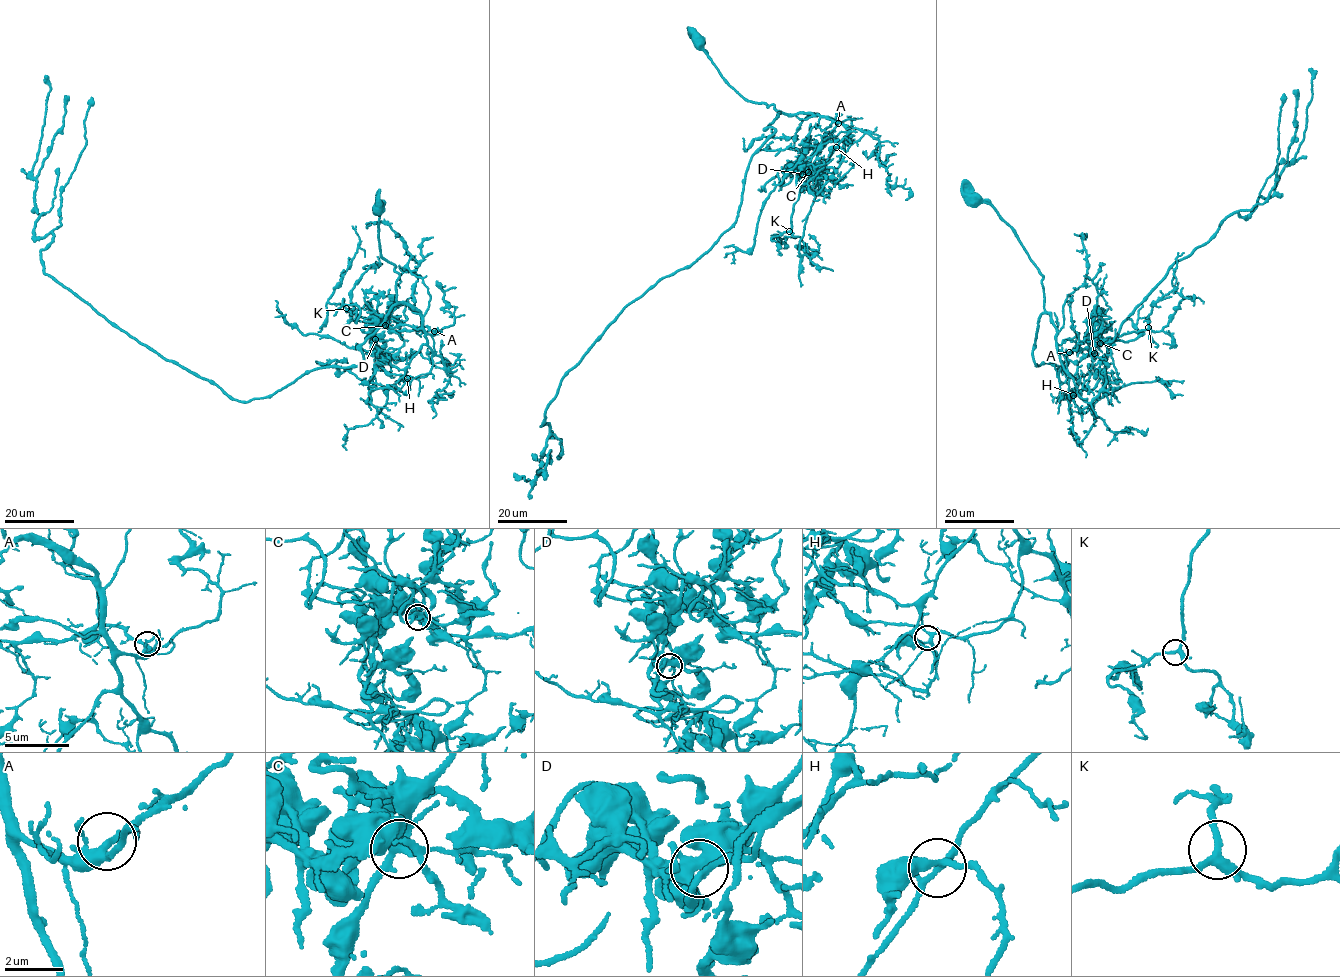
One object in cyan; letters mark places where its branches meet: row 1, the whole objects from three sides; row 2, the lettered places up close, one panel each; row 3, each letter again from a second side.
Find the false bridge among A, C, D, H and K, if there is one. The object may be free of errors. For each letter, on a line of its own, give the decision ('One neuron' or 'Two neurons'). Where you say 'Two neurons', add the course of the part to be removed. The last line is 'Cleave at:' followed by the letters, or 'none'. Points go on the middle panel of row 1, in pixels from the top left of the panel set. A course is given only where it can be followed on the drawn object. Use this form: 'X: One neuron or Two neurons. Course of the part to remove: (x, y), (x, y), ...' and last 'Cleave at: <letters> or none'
A: One neuron
C: Two neurons. Course of the part to remove: (808, 172), (800, 177), (798, 174), (802, 177), (807, 172), (815, 176), (825, 203)
D: One neuron
H: One neuron
K: One neuron
Cleave at: C

